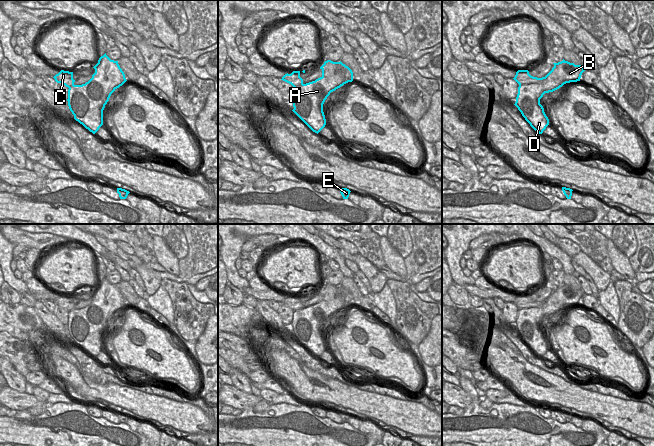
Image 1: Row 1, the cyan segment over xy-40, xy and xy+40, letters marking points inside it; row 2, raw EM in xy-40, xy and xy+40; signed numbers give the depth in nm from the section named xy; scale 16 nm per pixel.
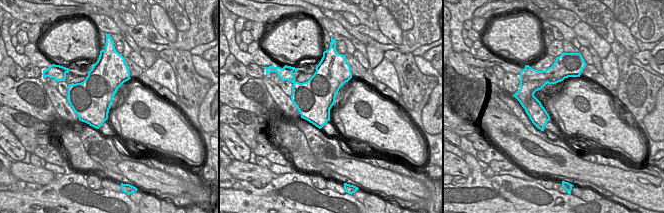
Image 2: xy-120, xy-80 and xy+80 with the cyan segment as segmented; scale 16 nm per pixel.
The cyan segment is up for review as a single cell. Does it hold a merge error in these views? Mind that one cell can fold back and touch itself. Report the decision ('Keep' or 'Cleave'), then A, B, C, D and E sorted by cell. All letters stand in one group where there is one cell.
Cleave. Groups: A D E / B C.

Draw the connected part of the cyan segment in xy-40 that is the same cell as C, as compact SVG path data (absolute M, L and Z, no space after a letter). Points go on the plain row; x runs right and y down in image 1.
M61 294L54 301L57 307L61 307L66 311L70 312L74 309L75 304L73 303L73 296Z

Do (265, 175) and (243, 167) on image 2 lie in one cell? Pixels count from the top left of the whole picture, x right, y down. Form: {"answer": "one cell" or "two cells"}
{"answer": "one cell"}

